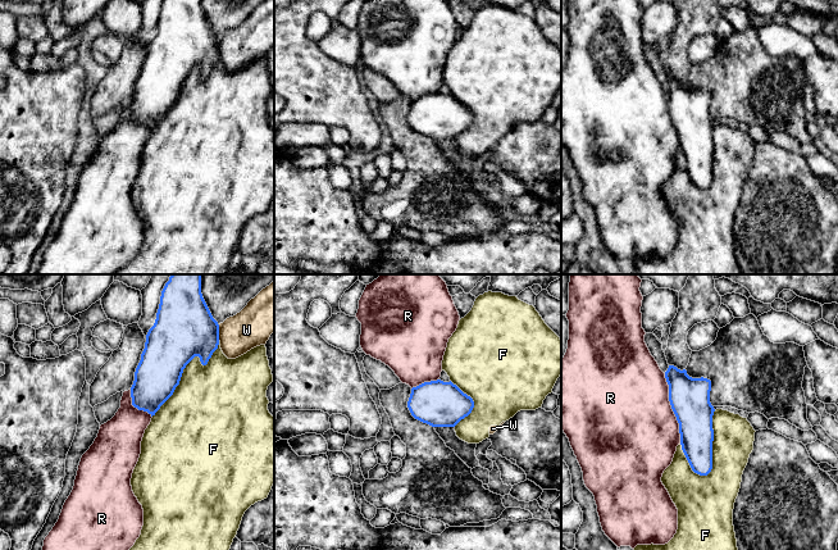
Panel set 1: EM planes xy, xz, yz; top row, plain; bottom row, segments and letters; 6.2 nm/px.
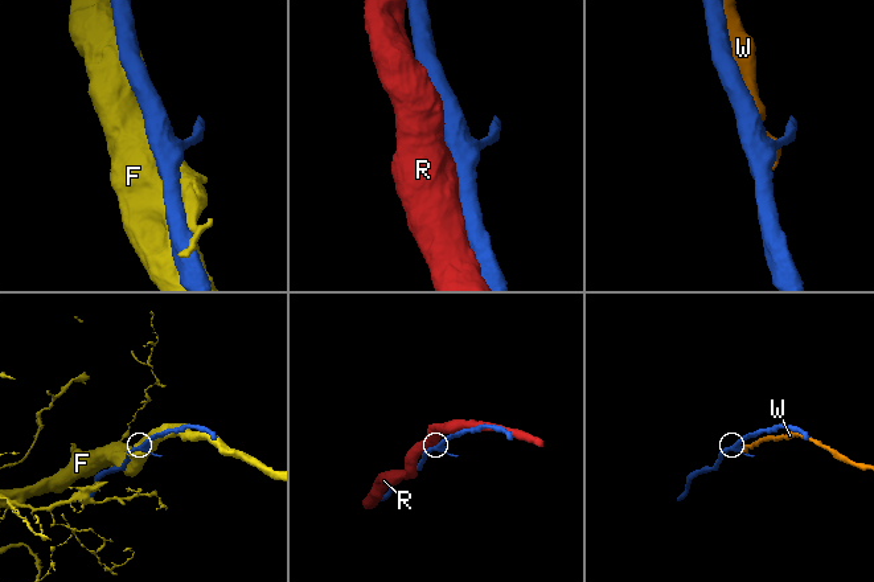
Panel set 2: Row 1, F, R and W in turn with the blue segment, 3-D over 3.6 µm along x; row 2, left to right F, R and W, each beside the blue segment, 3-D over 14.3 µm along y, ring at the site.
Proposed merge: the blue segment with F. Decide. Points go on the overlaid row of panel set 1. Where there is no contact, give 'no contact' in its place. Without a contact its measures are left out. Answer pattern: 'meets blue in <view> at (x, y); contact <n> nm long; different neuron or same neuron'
meets blue in yz at (711, 446); contact 420 nm long; different neuron

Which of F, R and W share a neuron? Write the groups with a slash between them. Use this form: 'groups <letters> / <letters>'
groups F W / R

